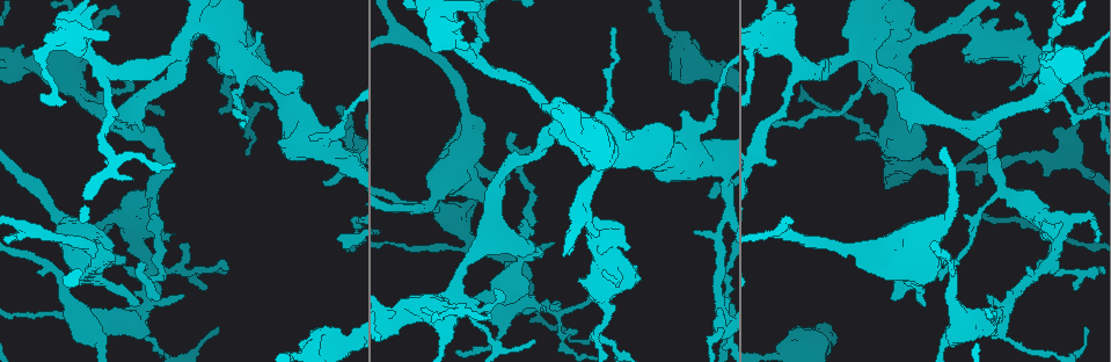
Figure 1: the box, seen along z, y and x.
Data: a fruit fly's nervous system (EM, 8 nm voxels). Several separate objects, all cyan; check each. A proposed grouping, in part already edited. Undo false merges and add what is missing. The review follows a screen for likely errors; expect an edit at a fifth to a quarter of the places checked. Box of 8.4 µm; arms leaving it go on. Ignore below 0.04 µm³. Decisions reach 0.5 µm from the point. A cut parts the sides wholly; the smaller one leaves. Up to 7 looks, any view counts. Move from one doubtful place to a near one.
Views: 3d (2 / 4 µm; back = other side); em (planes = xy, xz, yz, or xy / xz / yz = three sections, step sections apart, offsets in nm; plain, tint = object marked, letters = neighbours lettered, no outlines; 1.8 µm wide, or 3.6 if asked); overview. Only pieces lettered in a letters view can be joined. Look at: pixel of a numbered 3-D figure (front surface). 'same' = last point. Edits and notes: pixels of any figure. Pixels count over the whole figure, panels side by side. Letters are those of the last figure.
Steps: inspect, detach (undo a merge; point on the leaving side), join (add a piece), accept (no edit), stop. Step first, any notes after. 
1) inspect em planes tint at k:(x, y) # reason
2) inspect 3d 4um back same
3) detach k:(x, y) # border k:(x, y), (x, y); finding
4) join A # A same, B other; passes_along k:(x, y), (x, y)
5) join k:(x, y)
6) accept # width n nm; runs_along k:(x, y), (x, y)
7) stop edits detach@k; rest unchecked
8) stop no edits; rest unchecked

inspect em planes letters at 1:(123, 81) # thin end

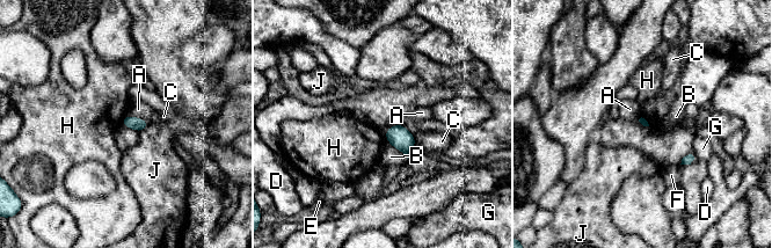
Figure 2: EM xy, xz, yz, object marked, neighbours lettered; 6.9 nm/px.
accept # A other, B other, C other, D other, E other, F other, G other, H other, J other; border 2:(125, 114), (121, 122); no lettered piece goes on from it

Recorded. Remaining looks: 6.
inspect em planes letters at 1:(1086, 332) # an open end

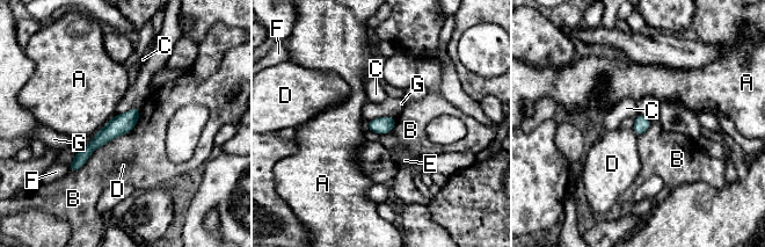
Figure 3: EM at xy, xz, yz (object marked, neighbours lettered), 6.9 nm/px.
accept # longest_contact B 600 nm; A other, B other, C other, D other, E other, F other, G other; runs_along 3:(137, 110), (71, 168); none of them fits

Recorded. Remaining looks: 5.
inspect em planes letters at 1:(681, 71) # free end

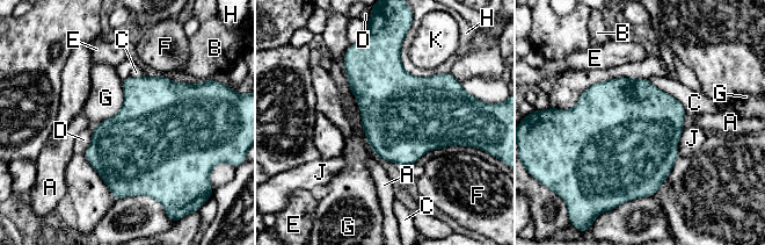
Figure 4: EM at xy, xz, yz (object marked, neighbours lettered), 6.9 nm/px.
accept # width 480 nm; A other, B other, C other, D other, E other, F other, G other, H other, J other, K other; no lettered piece goes on from it

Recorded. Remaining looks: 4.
stop no edits; rest unchecked

